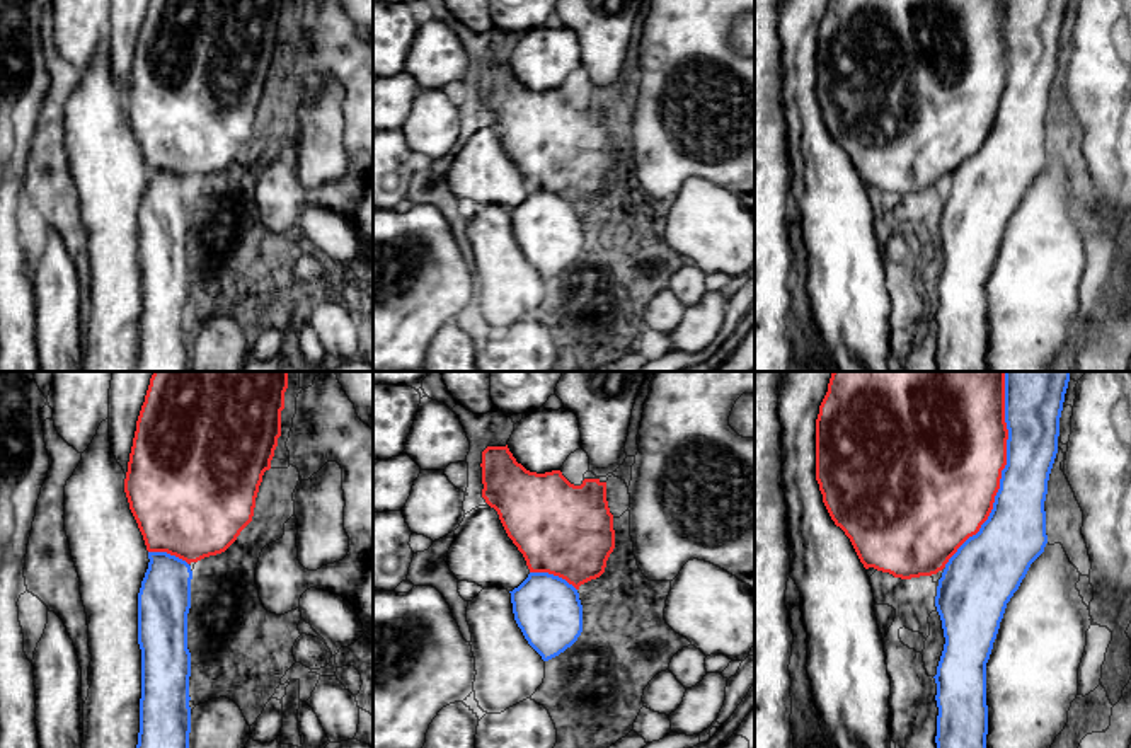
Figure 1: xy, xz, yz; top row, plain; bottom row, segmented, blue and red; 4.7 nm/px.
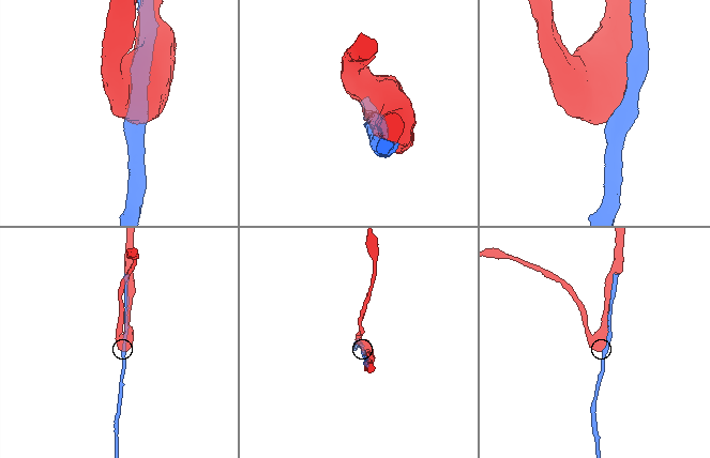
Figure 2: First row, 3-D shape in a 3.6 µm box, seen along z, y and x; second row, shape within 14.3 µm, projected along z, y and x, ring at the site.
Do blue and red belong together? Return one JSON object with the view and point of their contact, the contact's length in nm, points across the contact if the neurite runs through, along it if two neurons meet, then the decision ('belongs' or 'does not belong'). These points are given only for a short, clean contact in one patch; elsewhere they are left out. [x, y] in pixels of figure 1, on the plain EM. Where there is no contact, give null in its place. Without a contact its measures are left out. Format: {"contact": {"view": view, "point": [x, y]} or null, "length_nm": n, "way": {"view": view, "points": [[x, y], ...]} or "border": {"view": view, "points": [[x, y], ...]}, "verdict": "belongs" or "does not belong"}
{"contact": {"view": "yz", "point": [1002, 94]}, "length_nm": 900, "verdict": "belongs"}

